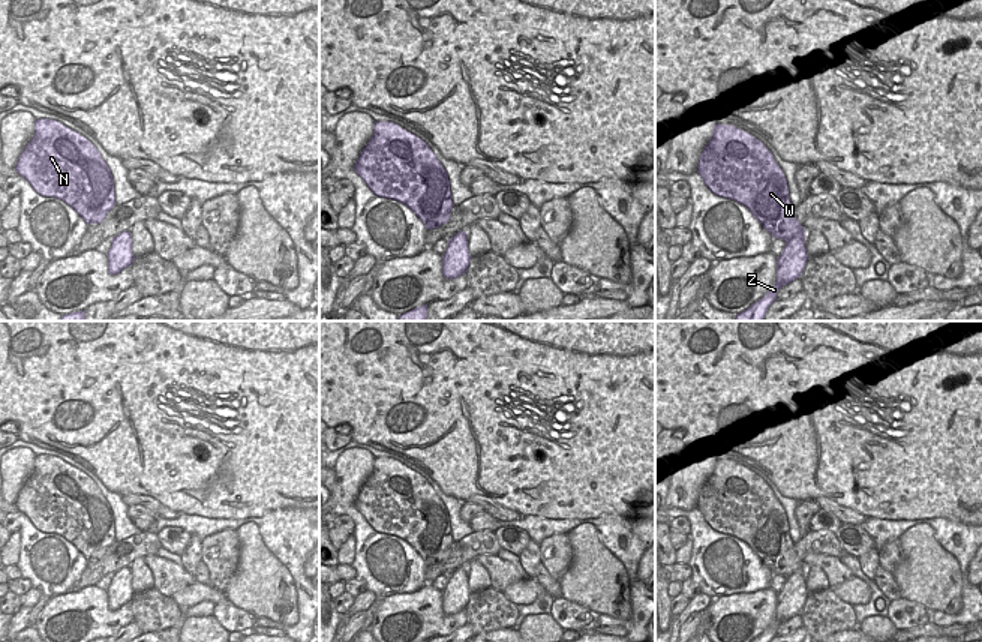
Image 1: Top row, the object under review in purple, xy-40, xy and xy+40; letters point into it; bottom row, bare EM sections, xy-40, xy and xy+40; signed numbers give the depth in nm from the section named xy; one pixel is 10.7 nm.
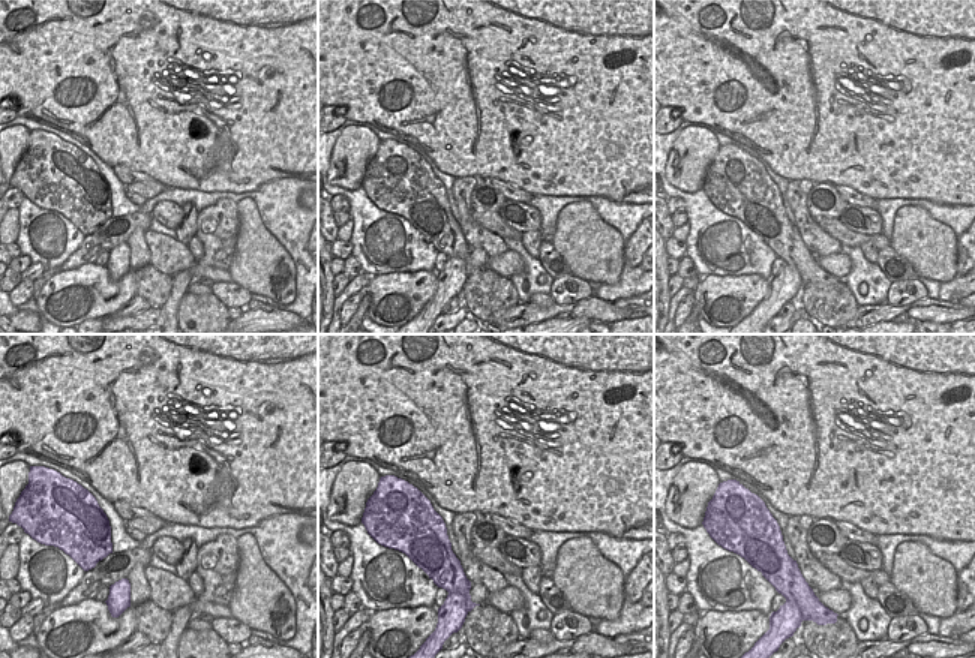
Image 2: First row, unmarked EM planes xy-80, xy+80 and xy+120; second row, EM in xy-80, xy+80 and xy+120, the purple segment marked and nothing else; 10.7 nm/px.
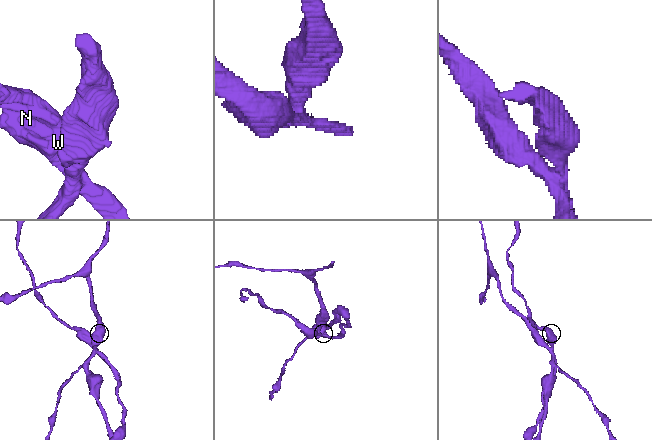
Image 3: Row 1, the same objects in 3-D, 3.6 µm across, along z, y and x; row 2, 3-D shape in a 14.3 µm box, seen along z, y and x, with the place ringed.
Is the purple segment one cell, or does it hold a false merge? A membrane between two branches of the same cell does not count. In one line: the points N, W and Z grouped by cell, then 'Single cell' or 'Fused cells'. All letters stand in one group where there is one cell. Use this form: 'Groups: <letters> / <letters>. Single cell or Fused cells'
Groups: N W / Z. Fused cells

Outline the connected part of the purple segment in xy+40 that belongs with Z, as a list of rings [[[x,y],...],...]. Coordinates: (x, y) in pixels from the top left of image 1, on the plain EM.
[[[796,572],[786,578],[784,585],[777,596],[775,621],[751,642],[771,642],[777,636],[777,630],[784,621],[801,614],[808,594],[805,572]]]

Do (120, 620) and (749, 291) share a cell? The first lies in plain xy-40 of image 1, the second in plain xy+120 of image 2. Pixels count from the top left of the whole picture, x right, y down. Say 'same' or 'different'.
same

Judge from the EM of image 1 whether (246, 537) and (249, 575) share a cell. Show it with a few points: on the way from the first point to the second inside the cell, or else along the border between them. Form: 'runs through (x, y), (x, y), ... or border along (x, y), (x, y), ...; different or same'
runs through (249, 546), (249, 566); same

